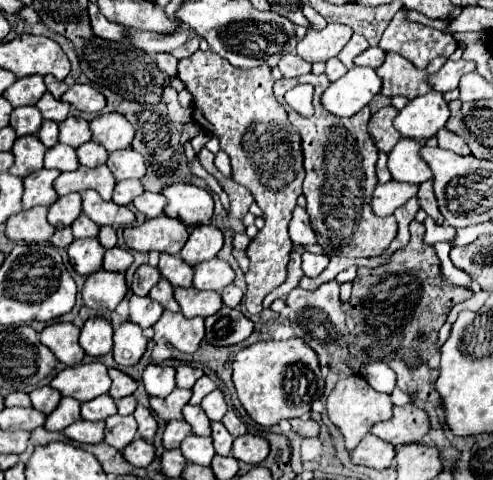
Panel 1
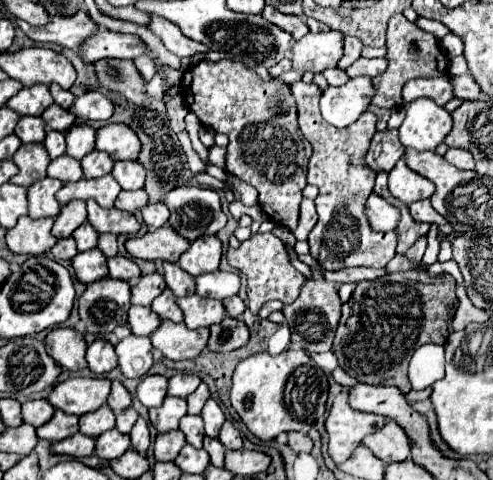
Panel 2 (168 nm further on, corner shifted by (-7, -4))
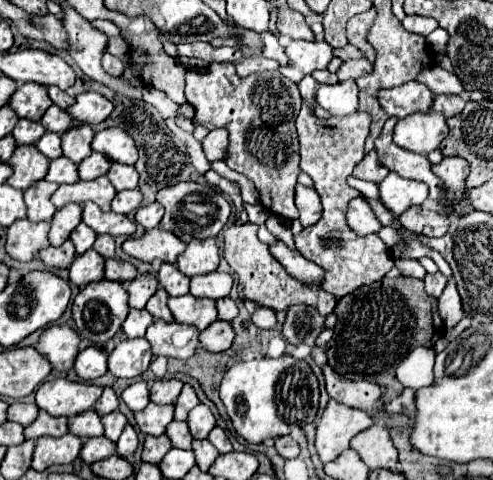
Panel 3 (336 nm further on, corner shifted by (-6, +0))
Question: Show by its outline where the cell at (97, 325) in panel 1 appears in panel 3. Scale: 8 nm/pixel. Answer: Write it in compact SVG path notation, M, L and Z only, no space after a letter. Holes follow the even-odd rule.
M90 345L78 353L74 369L76 369L78 377L84 381L92 381L96 377L102 377L108 371L108 353L102 347Z

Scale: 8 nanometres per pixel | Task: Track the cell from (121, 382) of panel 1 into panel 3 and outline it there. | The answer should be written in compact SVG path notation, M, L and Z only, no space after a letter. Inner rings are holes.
M104 387L104 393L102 393L102 397L96 401L94 409L96 409L100 415L106 415L106 413L116 411L118 405L120 405L120 399L118 399L118 395L114 393L114 389L112 389L112 387Z

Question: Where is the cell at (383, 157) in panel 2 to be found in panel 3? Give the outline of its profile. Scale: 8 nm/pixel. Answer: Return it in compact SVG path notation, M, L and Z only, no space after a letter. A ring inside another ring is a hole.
M374 149L370 153L364 155L364 159L354 167L354 177L358 179L366 179L366 181L374 181L380 183L390 171L384 165L378 165L378 153L374 153Z

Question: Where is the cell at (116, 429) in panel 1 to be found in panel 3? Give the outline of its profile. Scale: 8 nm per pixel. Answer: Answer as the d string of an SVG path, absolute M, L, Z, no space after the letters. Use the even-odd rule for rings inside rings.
M94 437L94 439L86 439L82 445L82 461L86 463L94 463L94 461L102 461L110 455L114 455L114 441L110 441L108 437Z

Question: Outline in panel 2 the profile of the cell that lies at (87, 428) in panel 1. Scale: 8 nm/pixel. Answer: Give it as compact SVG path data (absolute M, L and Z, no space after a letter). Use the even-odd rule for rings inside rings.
M77 433L77 435L71 435L71 437L59 441L59 443L51 443L49 449L55 455L69 455L69 457L81 459L81 457L93 455L93 451L95 451L95 439L87 437L83 433Z

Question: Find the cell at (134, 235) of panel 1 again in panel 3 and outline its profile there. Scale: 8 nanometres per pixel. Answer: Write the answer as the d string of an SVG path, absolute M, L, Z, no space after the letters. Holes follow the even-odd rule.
M154 227L150 231L146 231L140 239L130 237L122 245L124 253L128 253L130 257L136 257L140 261L160 259L166 263L176 263L176 259L184 251L184 247L186 247L186 243L182 239L178 239L174 233L170 233L162 227Z

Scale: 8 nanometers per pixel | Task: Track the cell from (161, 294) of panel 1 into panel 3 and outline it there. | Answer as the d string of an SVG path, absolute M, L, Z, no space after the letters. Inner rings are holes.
M160 287L152 297L150 297L150 301L148 301L148 305L146 305L146 309L156 317L156 319L164 319L164 321L174 321L174 315L170 313L170 309L168 309L168 293Z

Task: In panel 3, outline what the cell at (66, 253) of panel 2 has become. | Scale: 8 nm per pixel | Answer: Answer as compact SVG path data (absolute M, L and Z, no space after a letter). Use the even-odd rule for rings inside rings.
M68 239L64 241L60 247L46 247L38 253L38 257L46 263L48 269L52 267L68 267L72 261L74 261L74 243Z

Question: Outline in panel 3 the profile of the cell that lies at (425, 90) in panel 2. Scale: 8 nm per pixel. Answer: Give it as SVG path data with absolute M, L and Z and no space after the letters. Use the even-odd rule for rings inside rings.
M414 79L406 85L380 91L378 101L388 115L396 115L402 119L414 111L430 111L434 93L430 93L426 85L420 85L420 81Z

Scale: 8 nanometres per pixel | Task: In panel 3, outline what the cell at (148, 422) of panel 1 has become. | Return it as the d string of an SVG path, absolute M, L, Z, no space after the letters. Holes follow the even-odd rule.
M126 425L126 429L122 431L122 435L116 443L116 453L120 457L130 457L130 455L134 455L136 449L138 449L138 431L132 425Z

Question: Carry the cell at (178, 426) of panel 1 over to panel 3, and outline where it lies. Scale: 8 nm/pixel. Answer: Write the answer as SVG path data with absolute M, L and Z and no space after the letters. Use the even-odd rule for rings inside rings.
M166 435L162 437L146 437L144 449L142 449L142 461L148 463L160 463L162 457L170 451L170 439Z

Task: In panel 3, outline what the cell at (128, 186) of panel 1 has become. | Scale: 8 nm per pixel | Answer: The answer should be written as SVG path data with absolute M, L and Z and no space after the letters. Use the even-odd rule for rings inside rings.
M140 189L122 191L122 193L116 193L116 197L114 197L114 201L112 201L112 211L114 211L114 213L130 215L130 213L136 211L140 205L142 205L142 193L140 193Z

